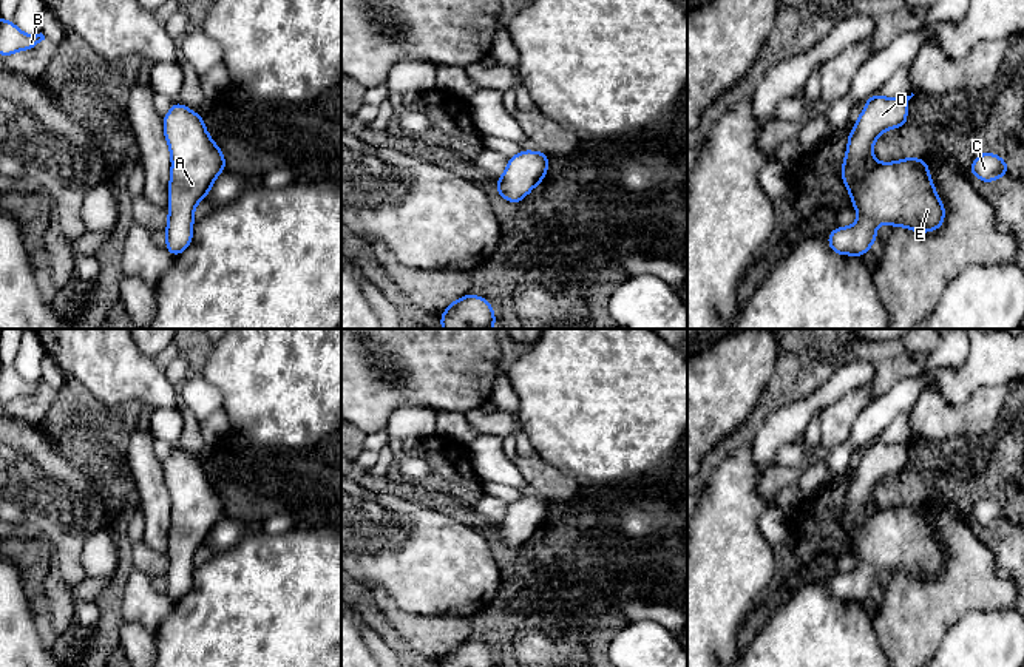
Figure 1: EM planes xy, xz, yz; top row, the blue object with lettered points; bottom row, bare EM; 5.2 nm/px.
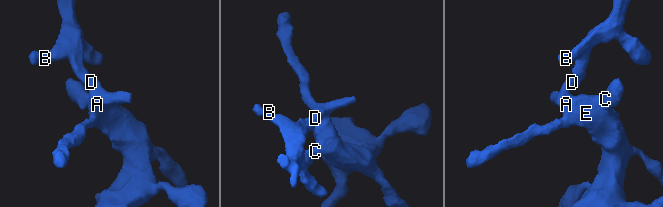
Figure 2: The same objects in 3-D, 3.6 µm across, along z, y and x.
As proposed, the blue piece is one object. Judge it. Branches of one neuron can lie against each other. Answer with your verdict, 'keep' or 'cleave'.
keep

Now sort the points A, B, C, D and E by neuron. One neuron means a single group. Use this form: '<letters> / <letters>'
A B C D E

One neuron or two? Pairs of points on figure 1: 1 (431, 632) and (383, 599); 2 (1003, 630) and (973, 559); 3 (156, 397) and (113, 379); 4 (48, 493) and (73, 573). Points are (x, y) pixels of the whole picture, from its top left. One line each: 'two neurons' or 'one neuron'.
1: one neuron
2: two neurons
3: one neuron
4: one neuron

